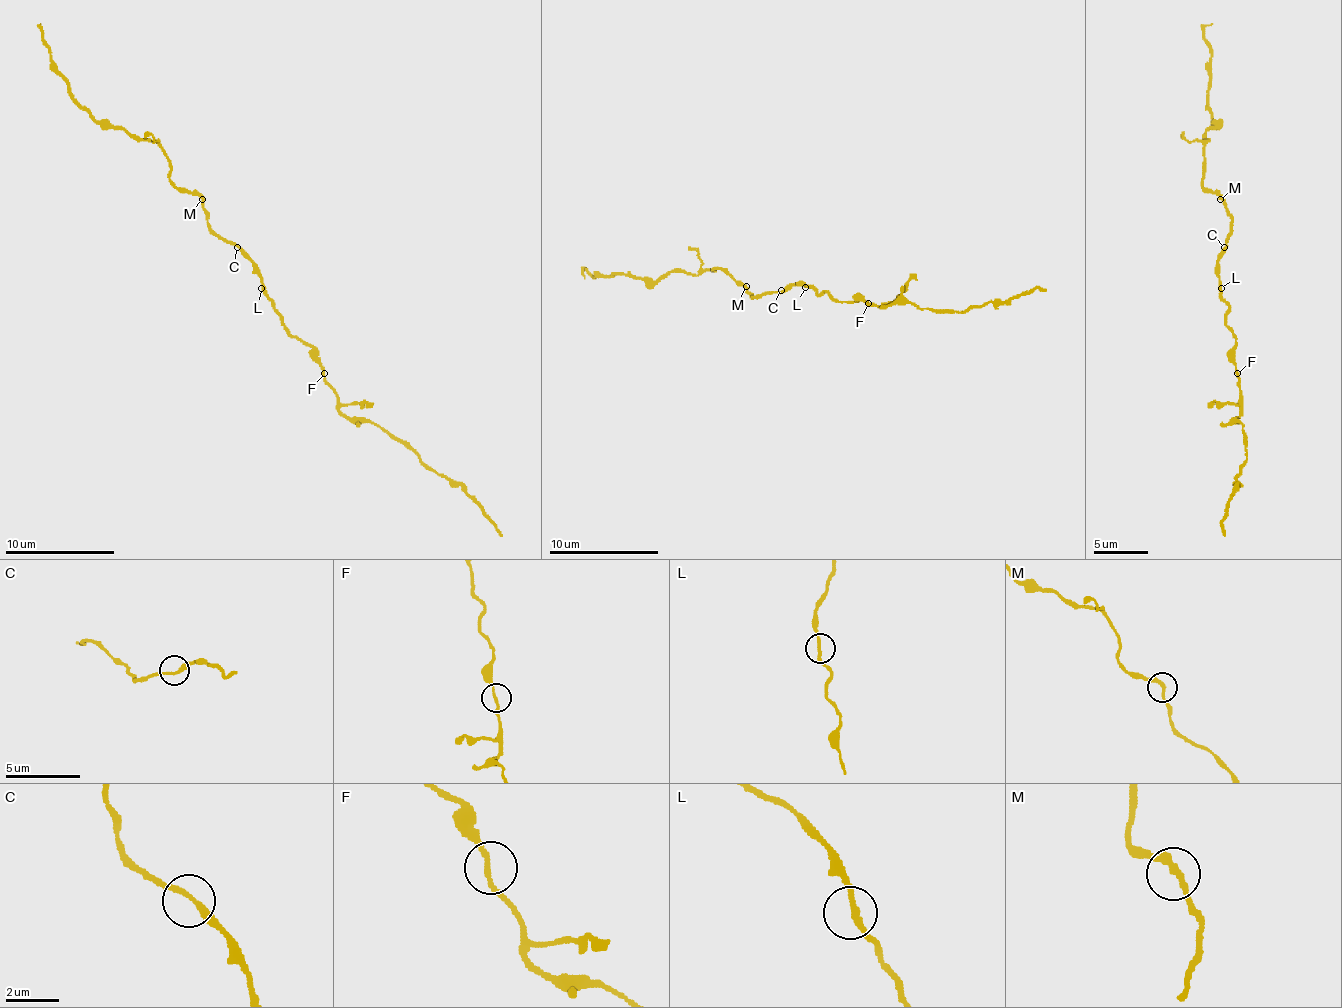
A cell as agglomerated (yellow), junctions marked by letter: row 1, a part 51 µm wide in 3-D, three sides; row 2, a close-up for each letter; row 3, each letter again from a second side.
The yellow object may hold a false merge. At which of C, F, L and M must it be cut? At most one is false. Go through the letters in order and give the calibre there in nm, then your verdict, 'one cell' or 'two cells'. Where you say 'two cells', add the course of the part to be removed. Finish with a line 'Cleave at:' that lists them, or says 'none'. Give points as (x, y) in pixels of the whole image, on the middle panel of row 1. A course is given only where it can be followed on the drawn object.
C: calibre 200 nm; one cell
F: calibre 170 nm; one cell
L: calibre 200 nm; one cell
M: calibre 240 nm; one cell
Cleave at: none

